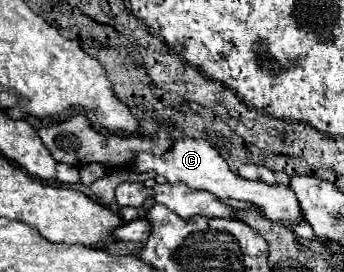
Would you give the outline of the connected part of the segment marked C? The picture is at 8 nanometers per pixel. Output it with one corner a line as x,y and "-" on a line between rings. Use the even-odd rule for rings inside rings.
181,138
173,144
173,148
163,154
163,156
153,156
153,154
139,154
135,164
131,166
135,172
147,172
155,170
157,174
165,176
169,184
183,182
193,190
207,190
217,198
235,198
243,202
251,202
261,208
265,218
269,218
275,224
287,222
287,224
297,224
303,220
301,216
301,206
295,196
295,192
289,186
281,184
265,184
265,182
255,182
255,180
245,180
239,174
233,174
227,166
227,162
221,158
221,154
207,142
207,140
193,140
193,138

